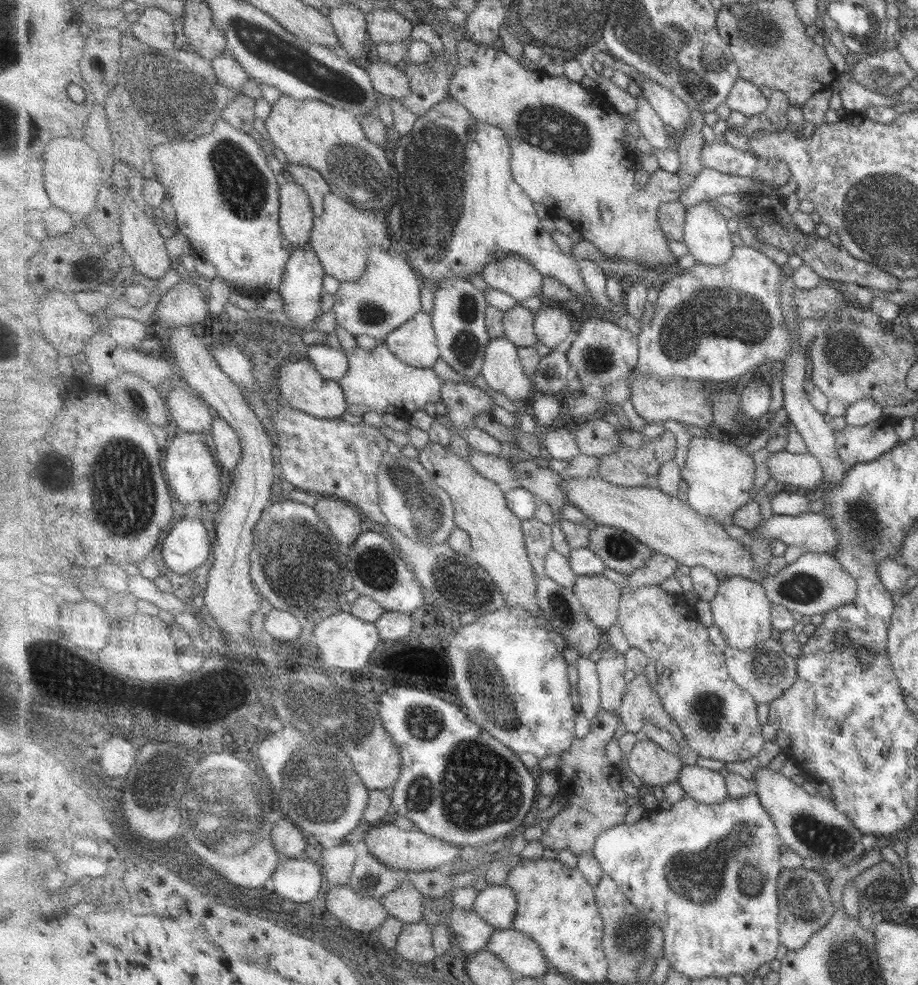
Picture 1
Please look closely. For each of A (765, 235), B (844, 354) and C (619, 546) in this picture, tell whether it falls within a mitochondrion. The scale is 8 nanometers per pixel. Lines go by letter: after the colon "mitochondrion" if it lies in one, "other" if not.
A: other
B: mitochondrion
C: mitochondrion

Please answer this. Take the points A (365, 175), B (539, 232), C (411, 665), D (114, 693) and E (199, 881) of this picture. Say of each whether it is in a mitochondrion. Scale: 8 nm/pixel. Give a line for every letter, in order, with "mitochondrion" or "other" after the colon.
A: mitochondrion
B: other
C: other
D: other
E: mitochondrion

